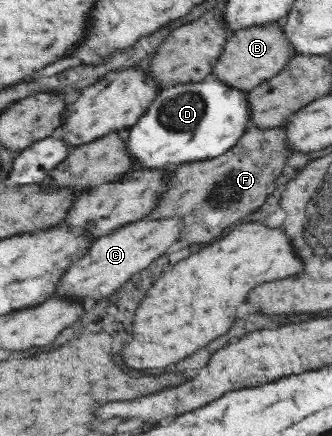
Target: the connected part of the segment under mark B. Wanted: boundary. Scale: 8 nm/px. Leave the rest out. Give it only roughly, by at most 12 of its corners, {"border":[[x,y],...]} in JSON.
{"border":[[282,22],[229,32],[211,75],[247,93],[294,55]]}

